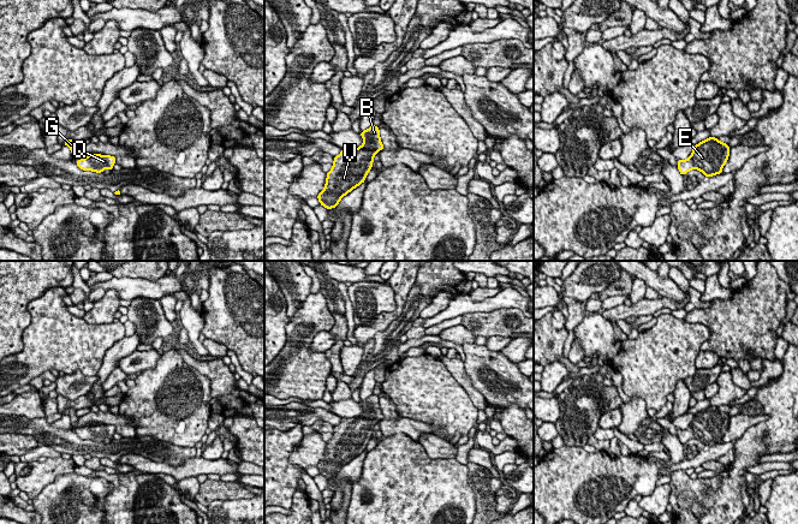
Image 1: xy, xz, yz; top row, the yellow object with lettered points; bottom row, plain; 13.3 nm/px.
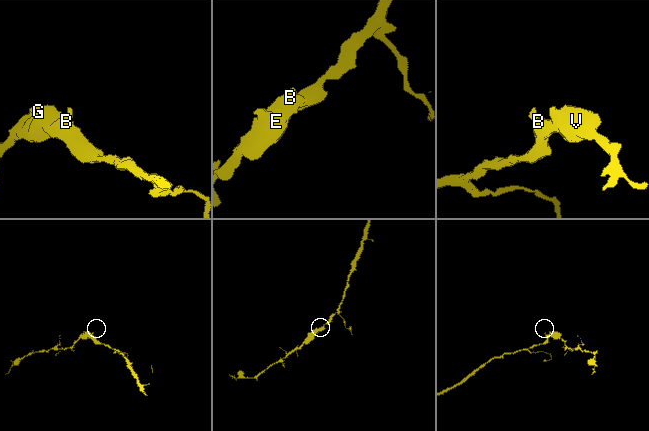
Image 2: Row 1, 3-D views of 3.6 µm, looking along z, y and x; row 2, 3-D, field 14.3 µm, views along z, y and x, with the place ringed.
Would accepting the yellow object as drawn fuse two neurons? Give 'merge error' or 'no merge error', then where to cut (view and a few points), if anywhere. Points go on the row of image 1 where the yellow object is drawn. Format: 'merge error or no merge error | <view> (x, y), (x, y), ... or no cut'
no merge error | no cut

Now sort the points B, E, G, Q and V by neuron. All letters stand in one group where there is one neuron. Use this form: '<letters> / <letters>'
B E G Q V

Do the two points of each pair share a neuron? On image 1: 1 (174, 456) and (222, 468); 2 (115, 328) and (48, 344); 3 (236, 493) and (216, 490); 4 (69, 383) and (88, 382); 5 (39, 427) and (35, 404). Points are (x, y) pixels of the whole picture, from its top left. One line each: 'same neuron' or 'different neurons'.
1: different neurons
2: same neuron
3: same neuron
4: same neuron
5: different neurons

